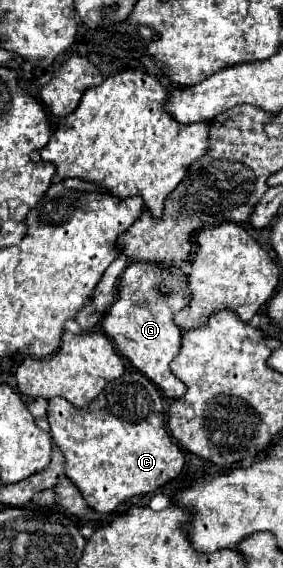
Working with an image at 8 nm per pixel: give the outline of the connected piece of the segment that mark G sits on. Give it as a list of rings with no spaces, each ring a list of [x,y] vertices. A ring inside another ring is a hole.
[[[133,262],[125,268],[117,282],[117,302],[103,318],[103,330],[117,346],[117,352],[131,360],[131,364],[153,380],[167,398],[181,398],[187,386],[171,374],[169,362],[181,350],[183,330],[175,324],[175,314],[189,306],[189,276],[177,266],[163,266],[151,262]]]

